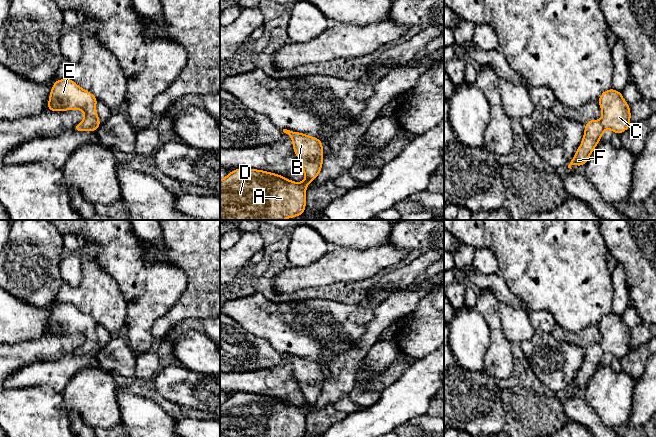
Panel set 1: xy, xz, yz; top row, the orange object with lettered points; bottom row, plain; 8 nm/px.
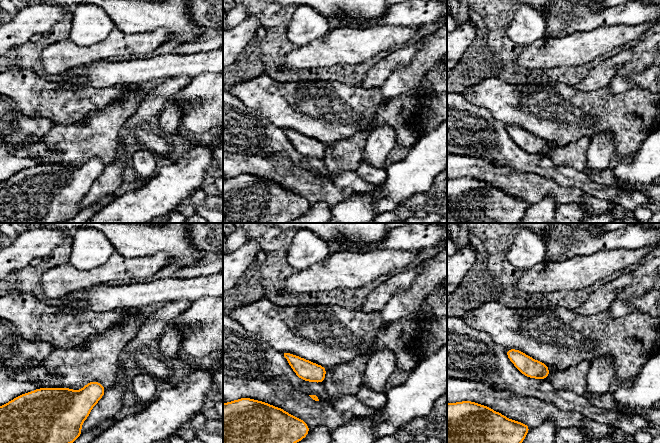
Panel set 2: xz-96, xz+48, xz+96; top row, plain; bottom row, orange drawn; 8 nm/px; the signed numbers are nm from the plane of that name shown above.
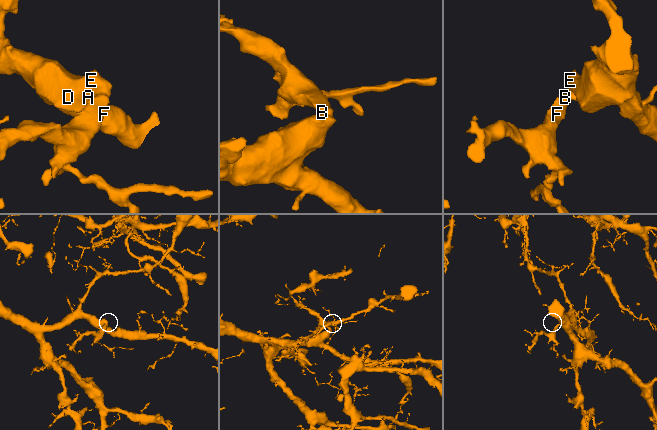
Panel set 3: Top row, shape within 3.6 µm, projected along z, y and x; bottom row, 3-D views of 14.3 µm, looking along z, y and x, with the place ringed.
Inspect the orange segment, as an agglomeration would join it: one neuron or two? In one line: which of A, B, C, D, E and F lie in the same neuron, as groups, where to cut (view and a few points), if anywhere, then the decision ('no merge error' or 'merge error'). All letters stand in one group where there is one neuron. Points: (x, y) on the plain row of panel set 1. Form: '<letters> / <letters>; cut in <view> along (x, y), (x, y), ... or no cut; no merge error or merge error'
A B C D E F; no cut; no merge error

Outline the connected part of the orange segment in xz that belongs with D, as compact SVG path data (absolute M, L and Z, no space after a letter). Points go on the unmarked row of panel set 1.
M283 353L293 367L305 399L303 406L294 406L282 399L263 394L238 392L220 404L220 437L304 437L306 412L320 397L323 389L323 368L319 362Z

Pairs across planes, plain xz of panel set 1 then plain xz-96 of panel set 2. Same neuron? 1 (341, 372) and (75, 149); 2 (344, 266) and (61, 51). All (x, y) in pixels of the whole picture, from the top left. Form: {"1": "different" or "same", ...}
{"1": "different", "2": "same"}

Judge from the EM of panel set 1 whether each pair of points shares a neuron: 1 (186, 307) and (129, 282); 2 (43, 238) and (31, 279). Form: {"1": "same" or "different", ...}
{"1": "different", "2": "same"}

